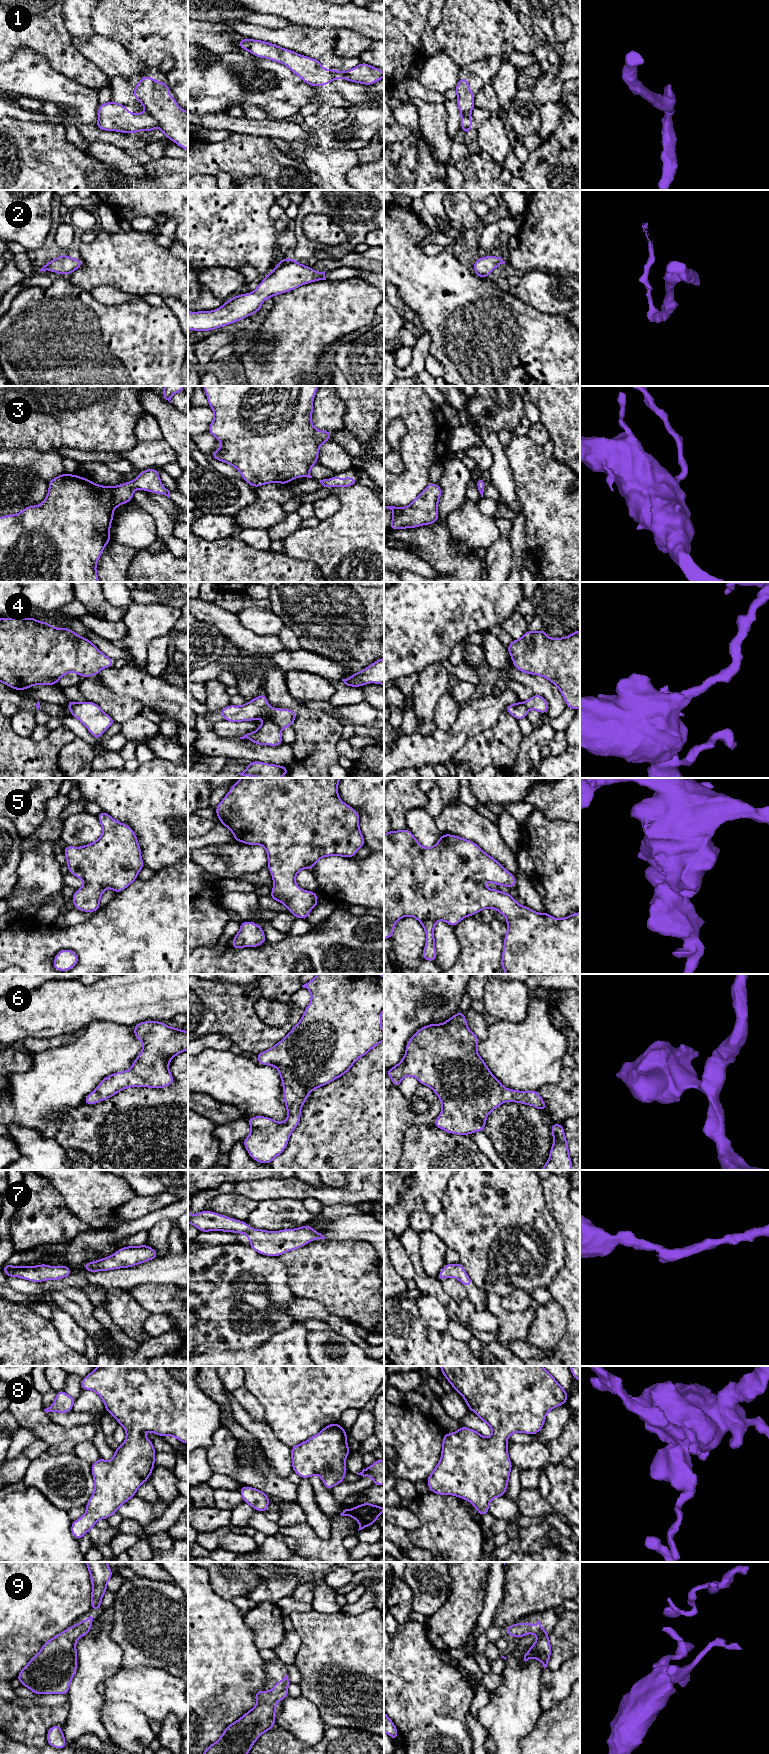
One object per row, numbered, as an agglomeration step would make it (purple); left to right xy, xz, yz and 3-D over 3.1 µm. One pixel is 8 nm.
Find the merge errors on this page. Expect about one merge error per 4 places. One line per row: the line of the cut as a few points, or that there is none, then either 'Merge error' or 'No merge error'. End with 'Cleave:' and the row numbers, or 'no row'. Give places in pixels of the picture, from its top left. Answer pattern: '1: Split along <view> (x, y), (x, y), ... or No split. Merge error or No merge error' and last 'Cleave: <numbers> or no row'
1: Split along yz (469, 114), (461, 116). Merge error
2: No split. No merge error
3: No split. No merge error
4: Split along xz (265, 720), (274, 723), (280, 729). Merge error
5: No split. No merge error
6: No split. No merge error
7: No split. No merge error
8: No split. No merge error
9: No split. No merge error
Cleave: 1, 4

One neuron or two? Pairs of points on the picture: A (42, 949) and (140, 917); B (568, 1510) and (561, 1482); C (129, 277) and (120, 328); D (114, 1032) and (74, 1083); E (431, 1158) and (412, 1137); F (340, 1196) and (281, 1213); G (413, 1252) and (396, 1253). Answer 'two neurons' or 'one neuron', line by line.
A: one neuron
B: one neuron
C: two neurons
D: one neuron
E: one neuron
F: two neurons
G: two neurons

